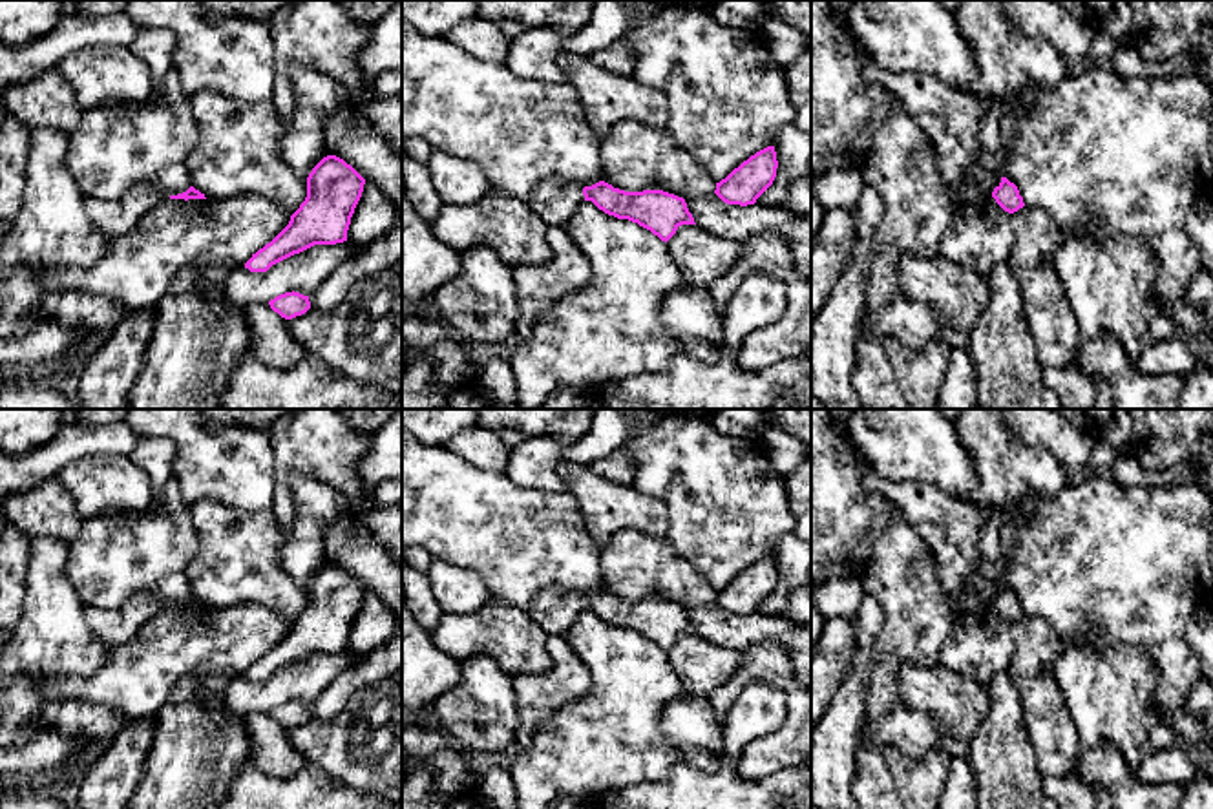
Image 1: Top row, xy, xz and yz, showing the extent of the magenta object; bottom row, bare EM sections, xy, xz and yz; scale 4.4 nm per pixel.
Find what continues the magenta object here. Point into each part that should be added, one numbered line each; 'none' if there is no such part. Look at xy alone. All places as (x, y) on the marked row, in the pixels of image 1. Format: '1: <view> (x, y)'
none

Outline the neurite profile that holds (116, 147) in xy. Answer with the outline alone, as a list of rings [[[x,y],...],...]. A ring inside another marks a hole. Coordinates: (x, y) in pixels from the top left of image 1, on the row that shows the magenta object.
[[[175,68],[161,91],[144,104],[110,104],[82,110],[75,133],[68,137],[64,164],[86,201],[117,201],[139,183],[150,183],[172,195],[192,186],[186,168],[188,152],[197,142],[197,126]]]

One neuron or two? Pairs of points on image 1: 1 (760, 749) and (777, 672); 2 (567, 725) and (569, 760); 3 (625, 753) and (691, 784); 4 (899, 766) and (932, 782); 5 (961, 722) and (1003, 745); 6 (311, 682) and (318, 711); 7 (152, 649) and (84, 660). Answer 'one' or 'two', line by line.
1: one
2: one
3: two
4: one
5: two
6: two
7: two

